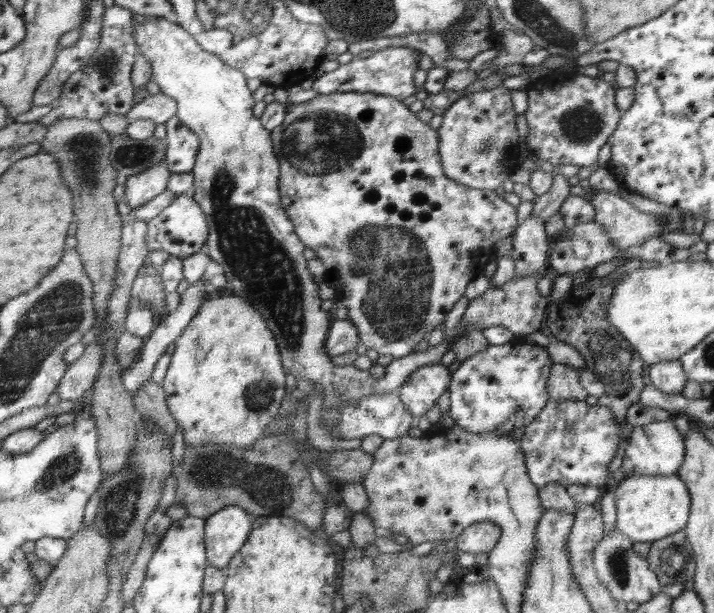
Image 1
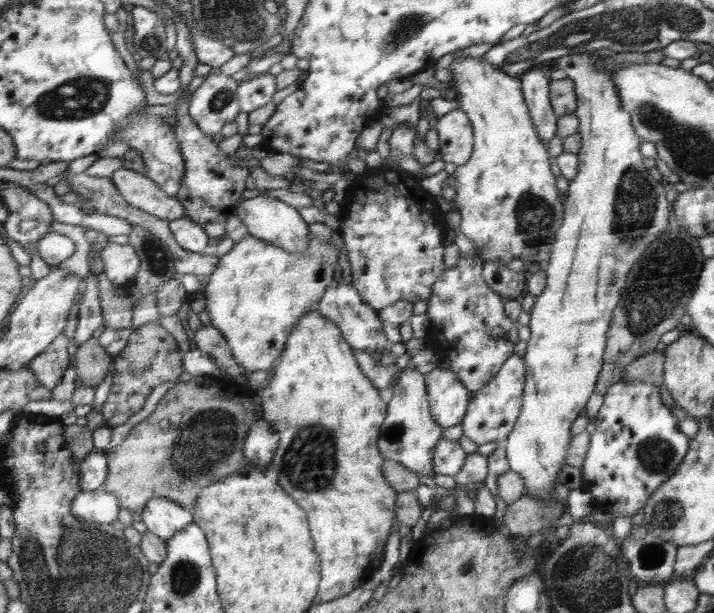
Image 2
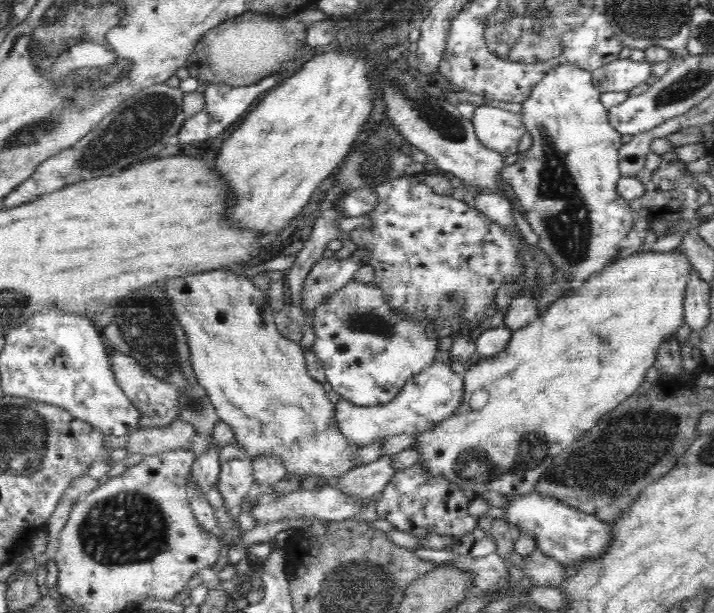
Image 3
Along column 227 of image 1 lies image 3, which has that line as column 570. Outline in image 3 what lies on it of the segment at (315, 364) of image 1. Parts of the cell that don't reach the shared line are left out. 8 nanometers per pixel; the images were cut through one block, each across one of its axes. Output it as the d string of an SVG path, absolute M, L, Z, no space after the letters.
M561 62L550 70L546 70L540 82L537 82L536 86L532 87L532 90L529 91L529 95L524 99L524 102L522 102L521 121L522 124L526 126L526 131L530 132L533 143L516 163L504 166L504 168L498 172L502 180L512 185L516 198L526 207L527 221L534 233L540 237L537 247L545 254L548 254L553 268L556 270L556 275L558 277L564 275L562 277L567 277L572 281L570 292L575 291L576 288L582 286L590 276L599 273L611 264L611 259L616 257L621 250L619 245L620 241L632 231L637 221L637 214L634 214L628 201L624 200L616 190L616 185L622 176L619 170L619 150L623 143L620 141L621 134L617 133L616 130L612 128L612 125L609 124L608 109L603 105L600 96L601 92L592 86L591 71L584 70L583 67Z

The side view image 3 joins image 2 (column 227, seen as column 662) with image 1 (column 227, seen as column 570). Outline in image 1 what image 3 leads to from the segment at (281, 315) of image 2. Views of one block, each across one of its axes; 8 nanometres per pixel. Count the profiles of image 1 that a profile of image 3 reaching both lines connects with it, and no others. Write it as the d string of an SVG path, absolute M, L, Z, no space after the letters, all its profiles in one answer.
M211 289L209 292L209 301L206 302L202 308L198 309L197 315L189 322L189 325L186 326L181 336L178 337L175 342L176 350L174 350L174 354L170 356L172 360L161 385L166 395L168 408L172 416L175 416L177 426L182 428L186 447L199 447L204 445L208 450L208 444L216 444L216 446L250 446L254 444L254 442L262 436L264 426L266 426L266 424L272 420L272 416L278 412L278 406L280 406L280 402L283 401L284 376L286 376L286 374L284 374L284 367L282 367L282 357L280 357L280 353L278 353L278 343L274 338L273 331L269 329L265 317L261 314L261 311L246 298L233 295L229 292Z

